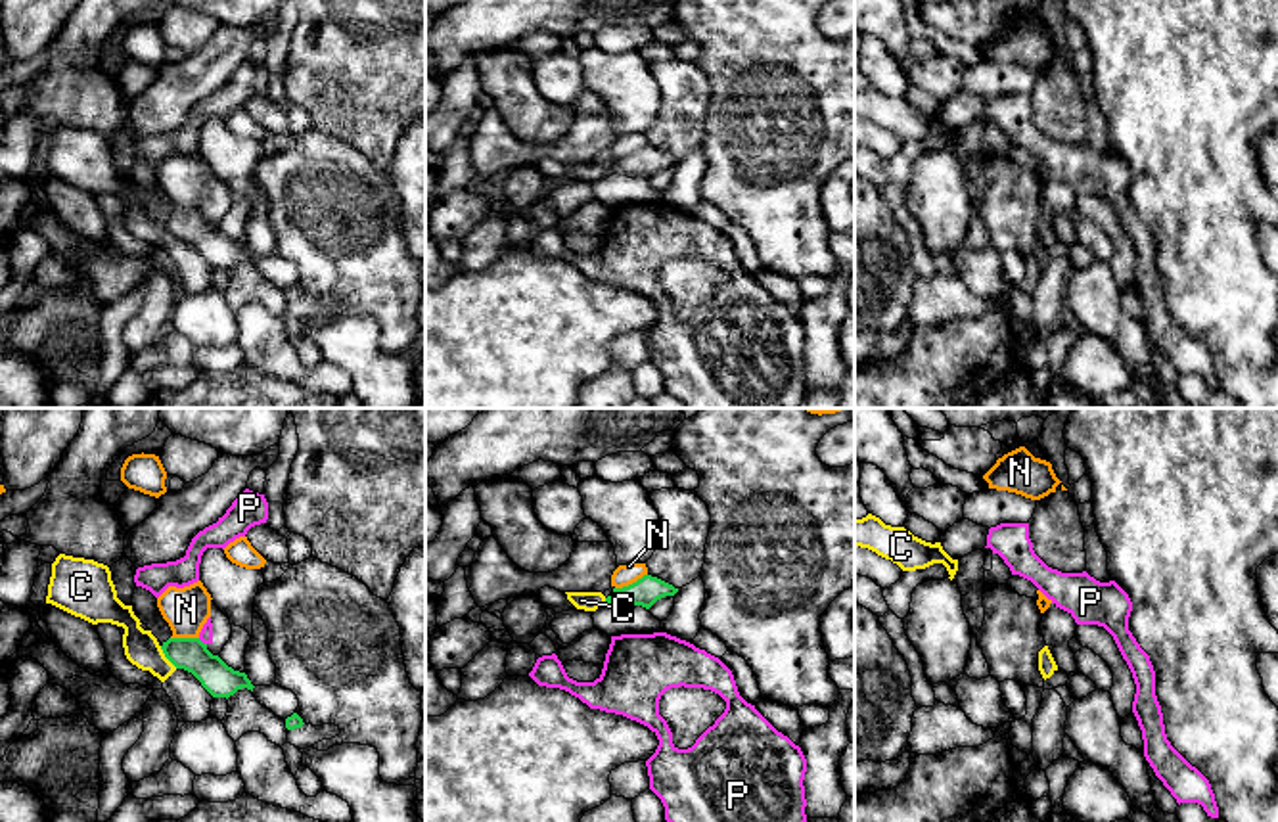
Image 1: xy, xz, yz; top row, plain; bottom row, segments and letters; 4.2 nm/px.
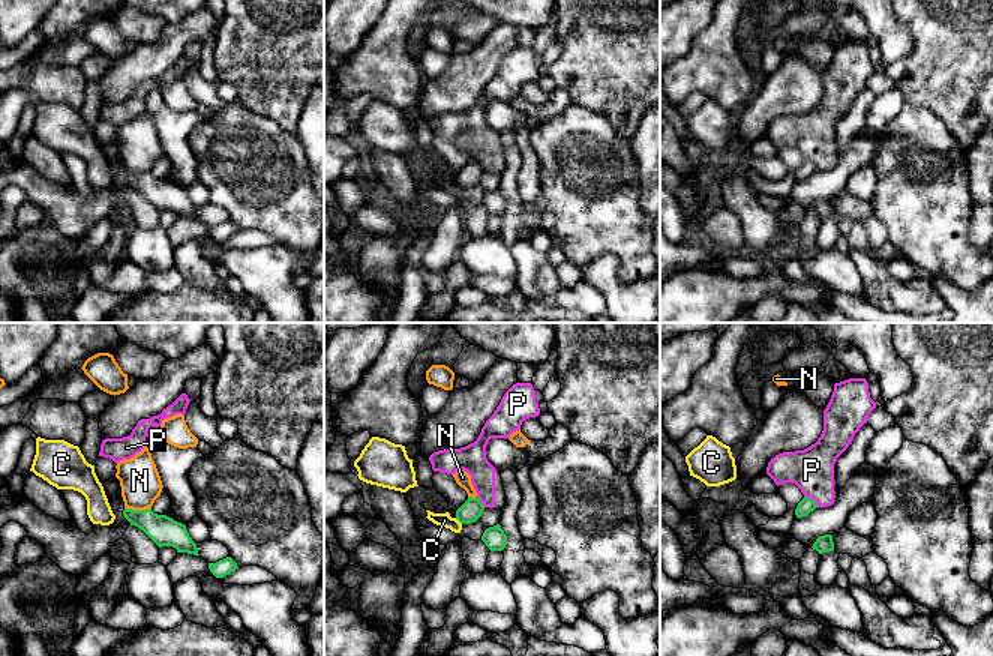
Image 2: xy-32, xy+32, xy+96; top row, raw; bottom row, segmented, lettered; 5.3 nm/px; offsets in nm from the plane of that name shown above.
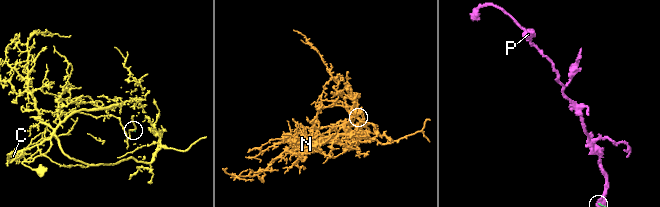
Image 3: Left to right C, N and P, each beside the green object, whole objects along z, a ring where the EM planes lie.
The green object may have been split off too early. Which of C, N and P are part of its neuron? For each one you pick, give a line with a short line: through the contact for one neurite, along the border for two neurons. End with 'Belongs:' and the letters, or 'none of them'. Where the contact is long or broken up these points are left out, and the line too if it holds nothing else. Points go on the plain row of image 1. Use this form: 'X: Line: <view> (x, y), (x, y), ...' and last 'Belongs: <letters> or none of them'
Belongs: none of them

